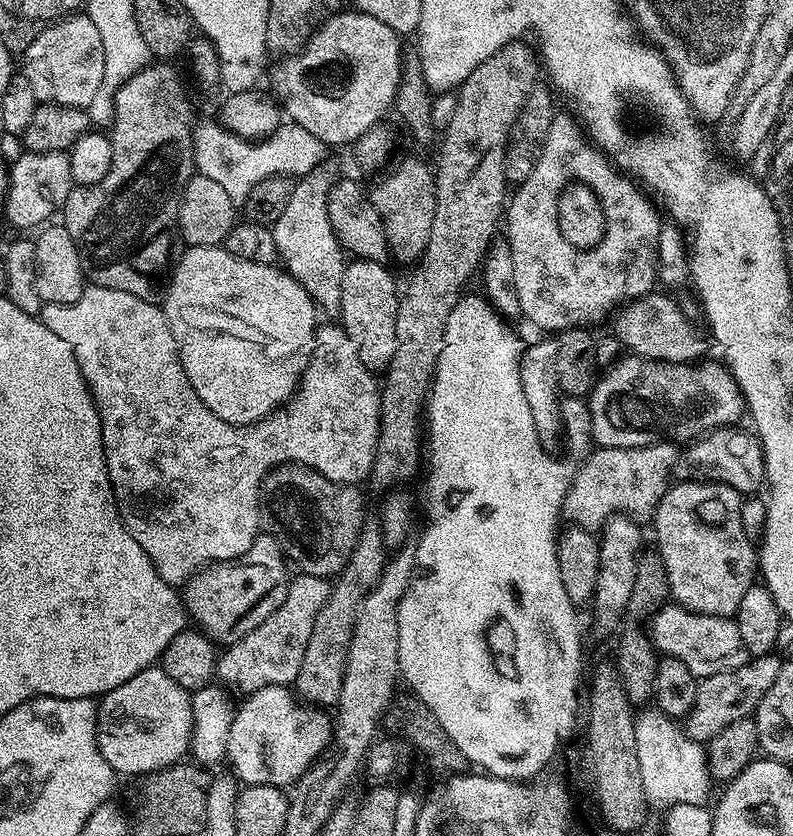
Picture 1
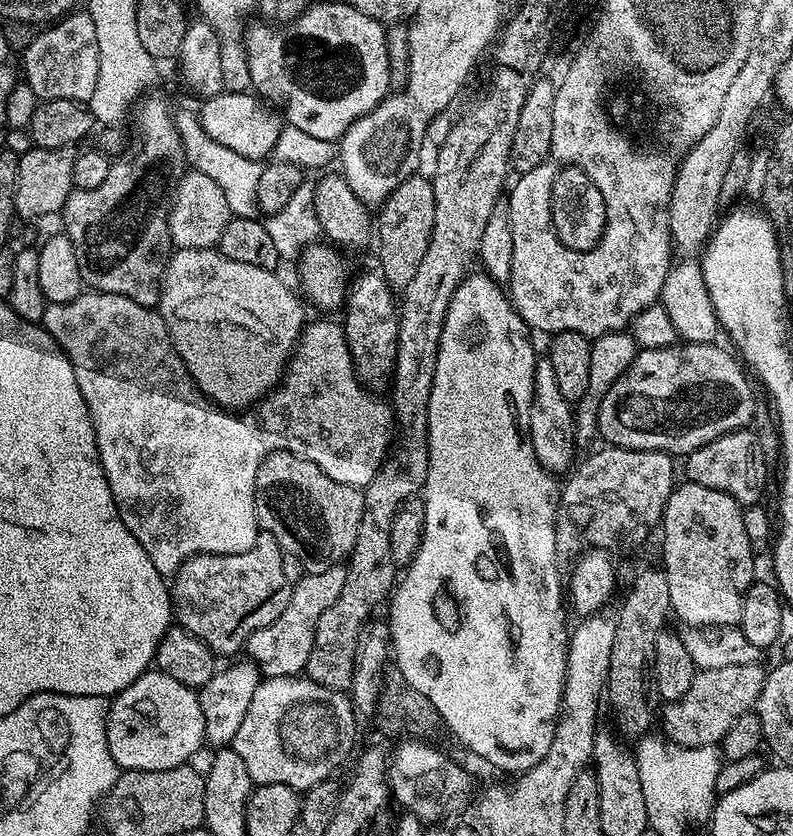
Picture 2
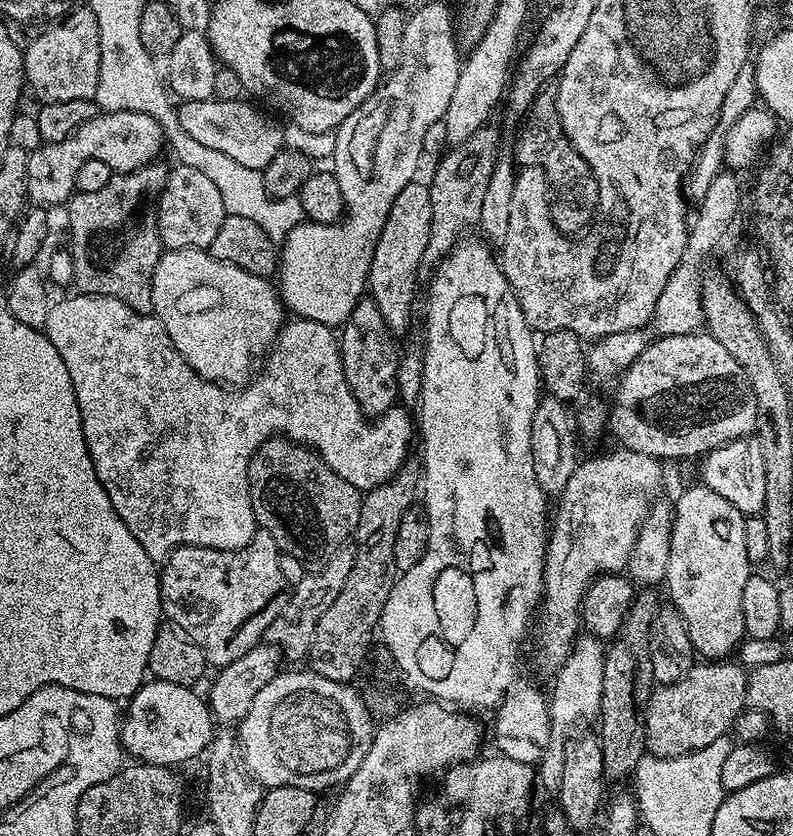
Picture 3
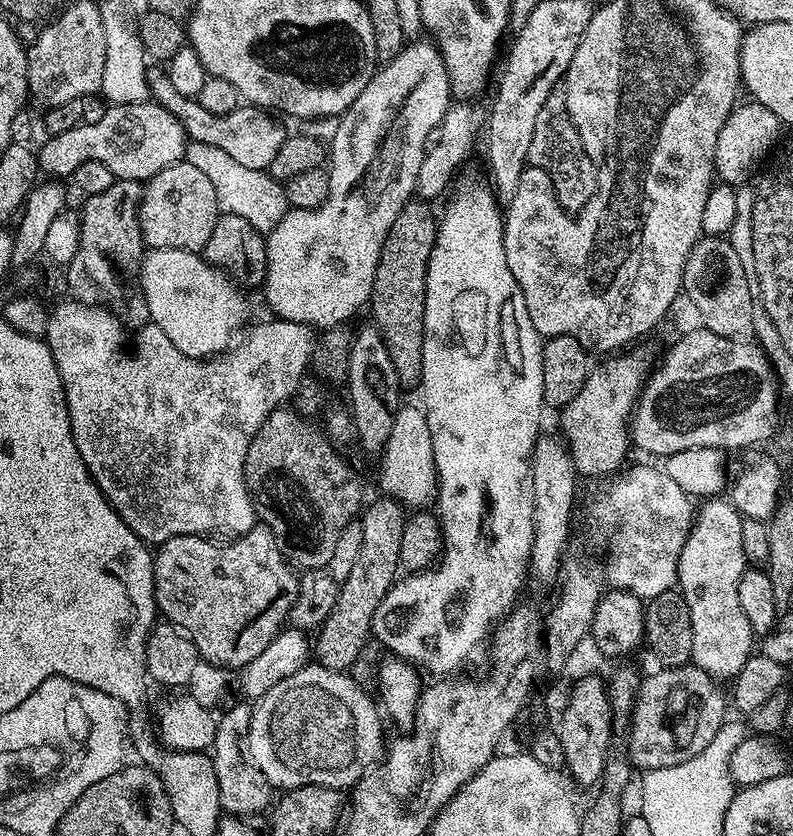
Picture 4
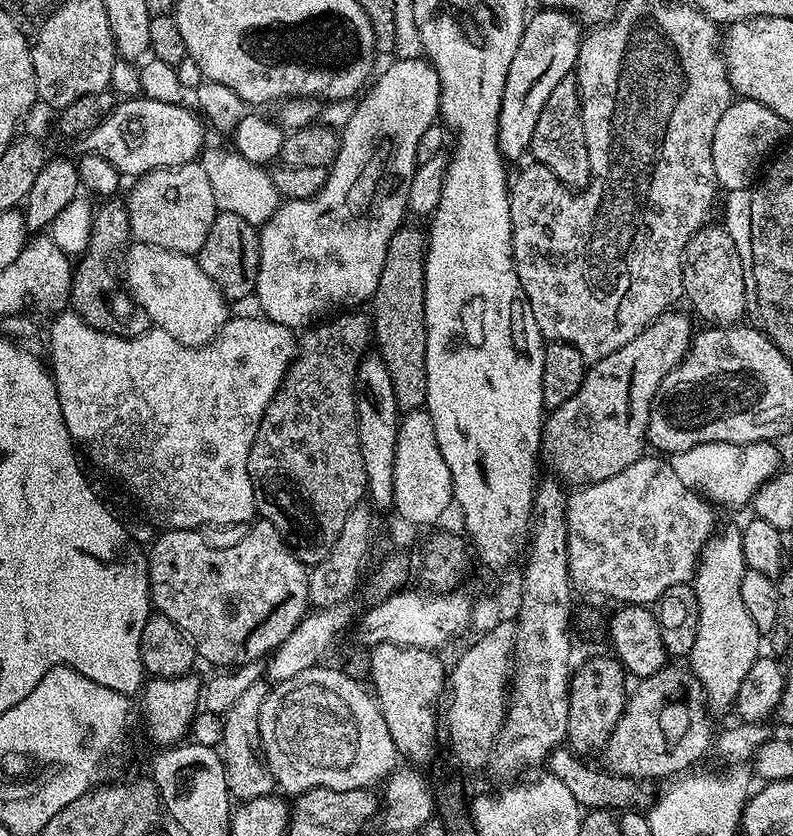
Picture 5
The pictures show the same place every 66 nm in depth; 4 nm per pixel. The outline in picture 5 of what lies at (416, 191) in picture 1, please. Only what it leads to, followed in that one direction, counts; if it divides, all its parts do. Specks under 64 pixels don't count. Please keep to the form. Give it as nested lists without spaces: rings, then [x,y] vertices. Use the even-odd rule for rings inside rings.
[[[405,223],[386,246],[382,278],[370,301],[374,344],[394,385],[394,398],[401,410],[416,410],[426,398],[426,318],[424,317],[424,259],[428,253],[425,229]]]

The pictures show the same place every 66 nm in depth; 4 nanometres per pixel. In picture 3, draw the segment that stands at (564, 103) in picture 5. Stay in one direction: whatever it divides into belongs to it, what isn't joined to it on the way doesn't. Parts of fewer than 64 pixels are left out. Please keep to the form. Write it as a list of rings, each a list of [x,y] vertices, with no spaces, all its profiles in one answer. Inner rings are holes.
[[[549,82],[541,88],[532,105],[528,107],[523,120],[524,129],[520,132],[516,152],[514,151],[515,163],[526,168],[540,168],[548,175],[552,221],[562,235],[576,238],[587,233],[598,216],[600,191],[584,154],[574,150],[572,141],[566,138],[562,130],[556,105],[555,83]]]

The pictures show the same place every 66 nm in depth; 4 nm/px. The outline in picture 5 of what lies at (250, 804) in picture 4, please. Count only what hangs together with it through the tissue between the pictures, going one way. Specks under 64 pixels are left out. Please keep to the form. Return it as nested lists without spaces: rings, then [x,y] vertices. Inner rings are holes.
[[[259,682],[247,687],[238,702],[223,714],[224,736],[220,739],[219,747],[224,757],[224,770],[228,779],[228,789],[232,791],[237,801],[262,798],[273,795],[274,781],[268,765],[265,764],[260,751],[260,711],[262,702],[268,697],[269,685]]]

